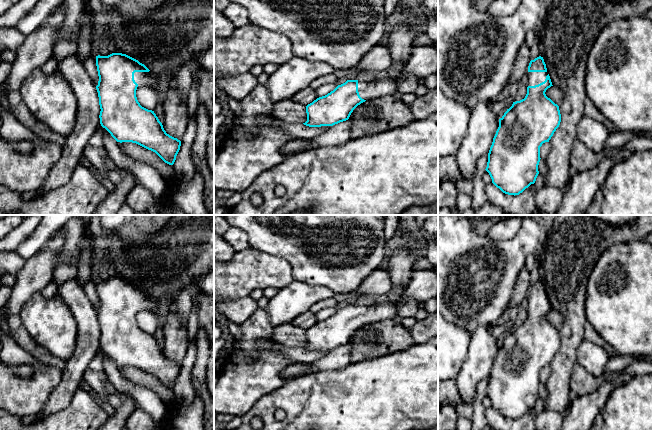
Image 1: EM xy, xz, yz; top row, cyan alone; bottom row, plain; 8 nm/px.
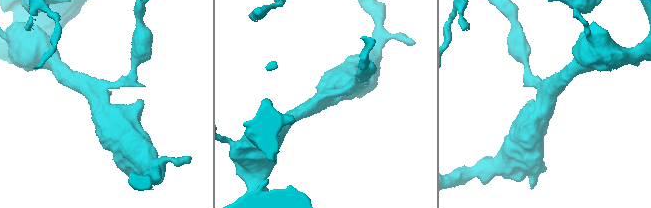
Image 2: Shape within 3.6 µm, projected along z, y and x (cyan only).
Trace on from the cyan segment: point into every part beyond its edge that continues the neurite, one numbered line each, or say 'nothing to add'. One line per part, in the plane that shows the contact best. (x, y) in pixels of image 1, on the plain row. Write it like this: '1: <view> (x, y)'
1: xy (149, 303)

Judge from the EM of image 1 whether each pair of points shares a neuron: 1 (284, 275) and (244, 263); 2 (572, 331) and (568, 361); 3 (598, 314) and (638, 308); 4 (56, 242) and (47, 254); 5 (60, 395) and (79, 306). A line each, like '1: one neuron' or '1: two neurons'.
1: one neuron
2: one neuron
3: one neuron
4: one neuron
5: one neuron

